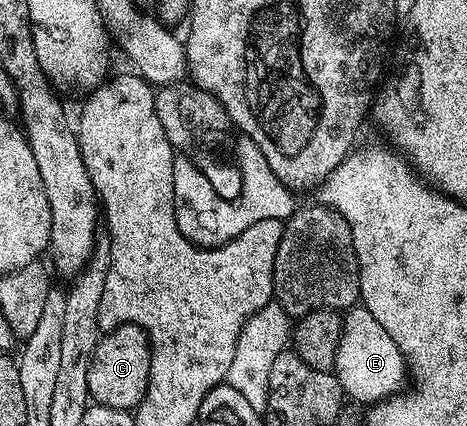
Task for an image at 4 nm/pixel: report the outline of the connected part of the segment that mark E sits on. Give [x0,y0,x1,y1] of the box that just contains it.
[334,306,406,402]

